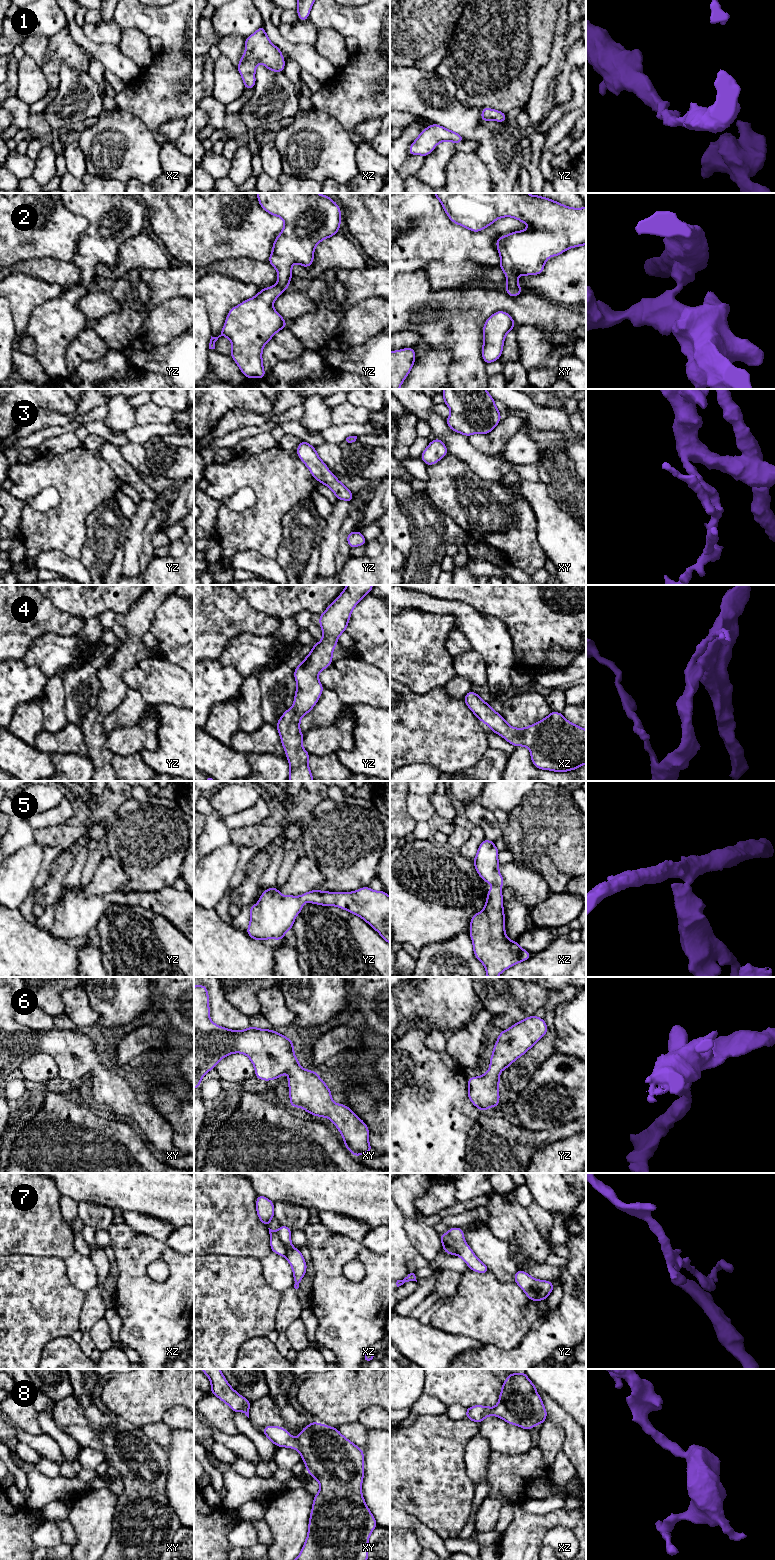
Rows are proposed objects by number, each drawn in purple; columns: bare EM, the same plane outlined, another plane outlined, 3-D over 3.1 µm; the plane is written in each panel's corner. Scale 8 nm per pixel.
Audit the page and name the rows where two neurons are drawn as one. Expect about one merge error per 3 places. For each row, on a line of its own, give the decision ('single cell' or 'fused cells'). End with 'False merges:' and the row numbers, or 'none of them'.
1: single cell
2: single cell
3: single cell
4: single cell
5: single cell
6: single cell
7: fused cells
8: single cell
False merges: 7

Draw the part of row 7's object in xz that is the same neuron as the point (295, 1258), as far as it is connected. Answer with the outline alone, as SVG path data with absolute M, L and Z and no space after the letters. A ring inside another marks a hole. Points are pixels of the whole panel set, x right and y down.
M280 1225L278 1235L282 1243L286 1247L286 1259L291 1265L293 1276L294 1276L294 1288L298 1289L299 1284L306 1273L307 1265L301 1251L292 1246L291 1243L291 1228Z

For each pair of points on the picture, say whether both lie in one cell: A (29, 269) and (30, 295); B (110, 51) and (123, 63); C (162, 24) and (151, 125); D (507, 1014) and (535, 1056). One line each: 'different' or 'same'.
A: different
B: same
C: same
D: different

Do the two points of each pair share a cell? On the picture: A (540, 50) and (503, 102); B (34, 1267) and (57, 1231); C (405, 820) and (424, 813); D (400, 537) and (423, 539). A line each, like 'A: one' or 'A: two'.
A: one
B: two
C: two
D: two

